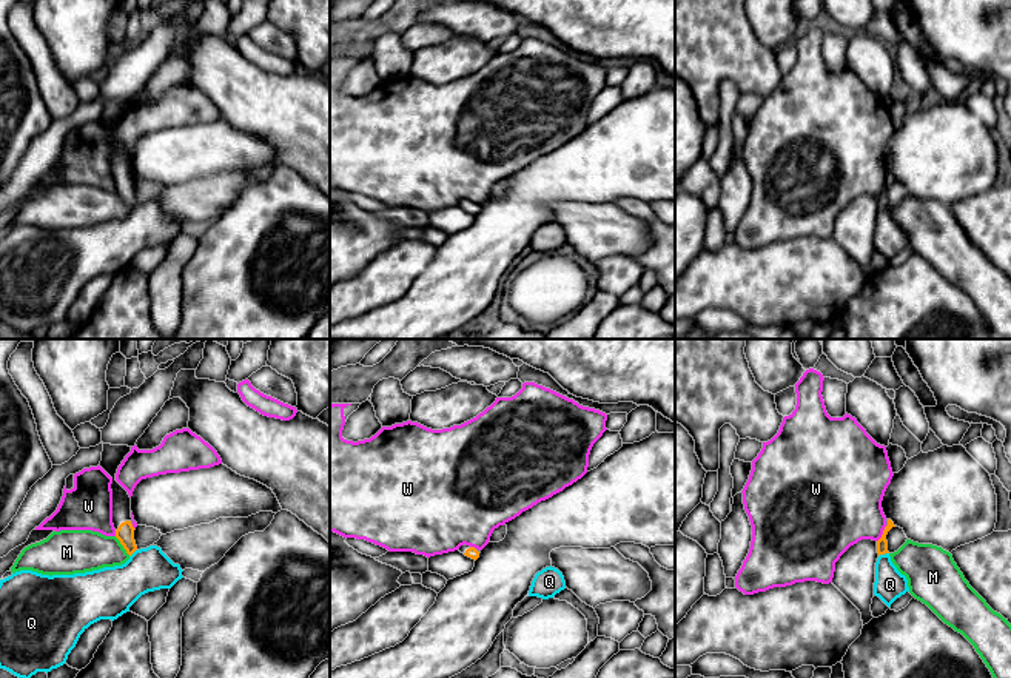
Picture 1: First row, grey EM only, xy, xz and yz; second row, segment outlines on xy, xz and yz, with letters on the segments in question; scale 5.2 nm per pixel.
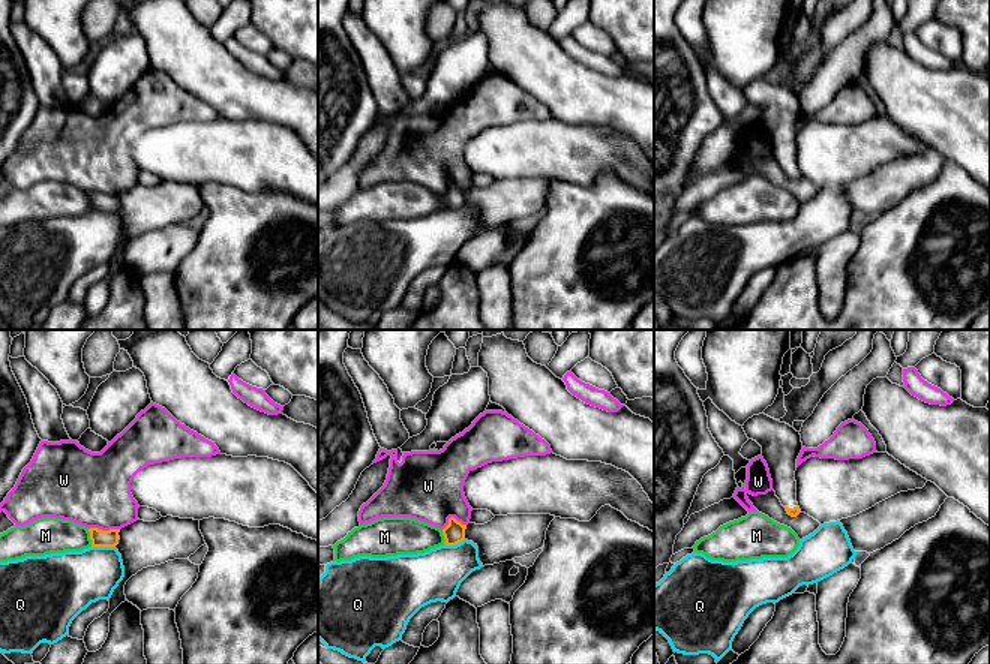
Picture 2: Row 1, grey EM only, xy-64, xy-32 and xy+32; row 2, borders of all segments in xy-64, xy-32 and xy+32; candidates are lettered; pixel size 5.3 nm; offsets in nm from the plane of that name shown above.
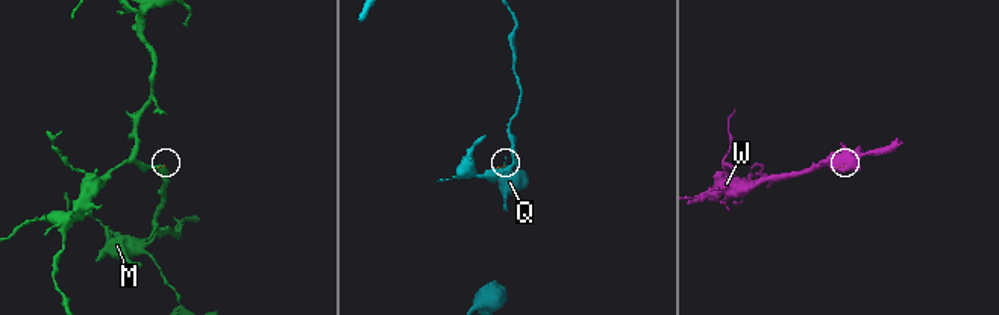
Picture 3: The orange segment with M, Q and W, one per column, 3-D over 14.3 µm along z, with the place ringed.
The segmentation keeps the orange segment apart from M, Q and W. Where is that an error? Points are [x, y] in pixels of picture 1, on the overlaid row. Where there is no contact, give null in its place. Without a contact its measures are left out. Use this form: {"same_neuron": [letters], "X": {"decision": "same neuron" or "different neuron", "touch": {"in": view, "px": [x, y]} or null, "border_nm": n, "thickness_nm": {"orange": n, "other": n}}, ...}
{"same_neuron": [], "M": {"decision": "different neuron", "touch": {"in": "xy", "px": [122, 544]}, "border_nm": 130, "thickness_nm": {"orange": 100, "other": 220}}, "Q": {"decision": "different neuron", "touch": {"in": "yz", "px": [883, 553]}, "border_nm": 60, "thickness_nm": {"orange": 60, "other": 160}}, "W": {"decision": "different neuron", "touch": {"in": "yz", "px": [883, 533]}, "border_nm": 100, "thickness_nm": {"orange": 60, "other": 380}}}

